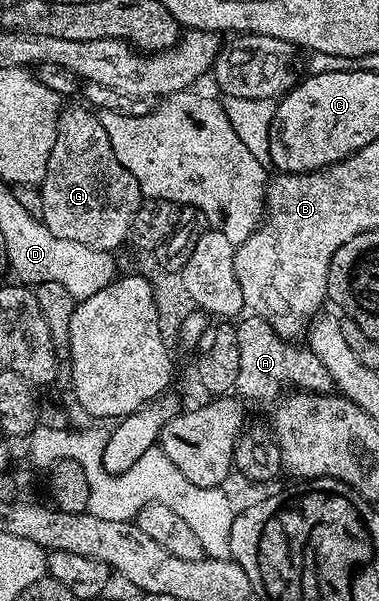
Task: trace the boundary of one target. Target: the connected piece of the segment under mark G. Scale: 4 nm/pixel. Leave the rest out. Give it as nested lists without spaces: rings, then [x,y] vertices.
[[[81,106],[62,109],[57,116],[55,144],[39,179],[39,217],[49,231],[59,236],[59,240],[75,240],[75,244],[87,244],[87,248],[113,252],[120,242],[128,239],[131,220],[141,207],[143,195],[135,176],[131,176],[131,172],[119,164],[111,148],[111,140],[107,140],[107,132],[103,132],[100,117],[92,109]]]

